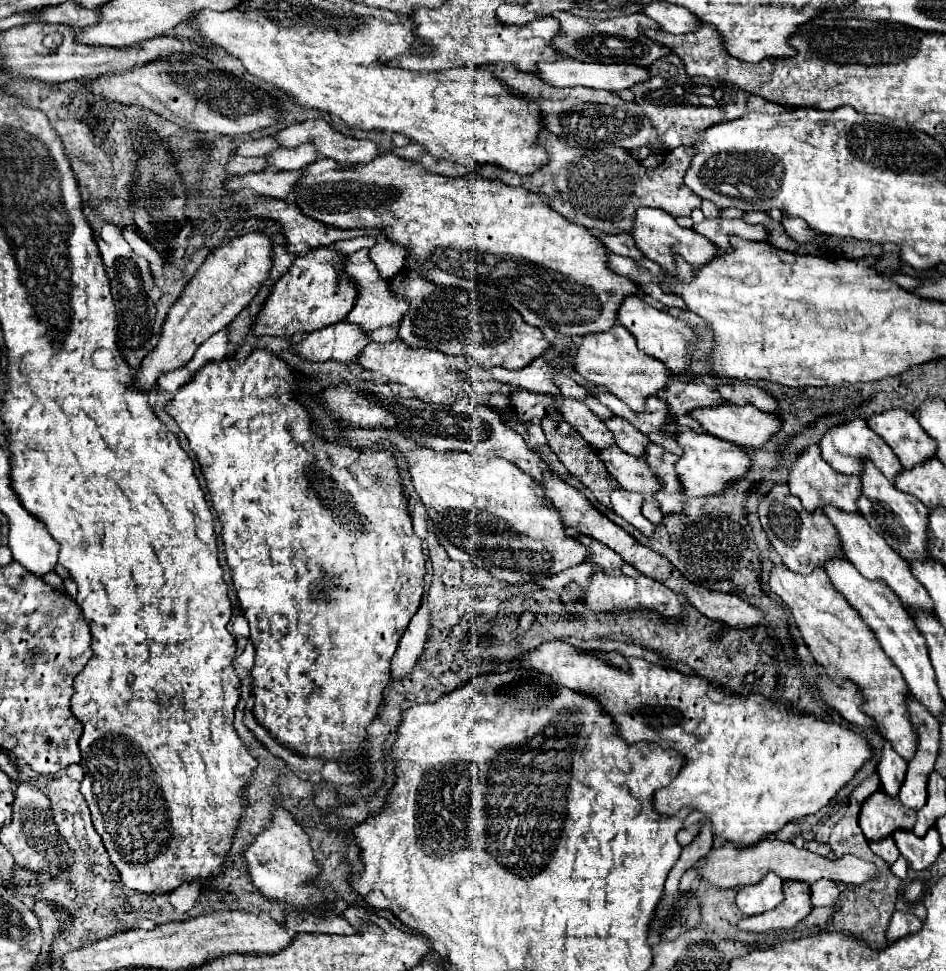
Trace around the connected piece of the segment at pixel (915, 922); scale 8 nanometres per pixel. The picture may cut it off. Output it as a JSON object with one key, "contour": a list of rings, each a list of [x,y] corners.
{"contour":[[[895,912],[891,922],[889,922],[889,930],[887,930],[887,942],[897,942],[909,934],[915,934],[921,930],[921,920],[911,914],[911,912]]]}

